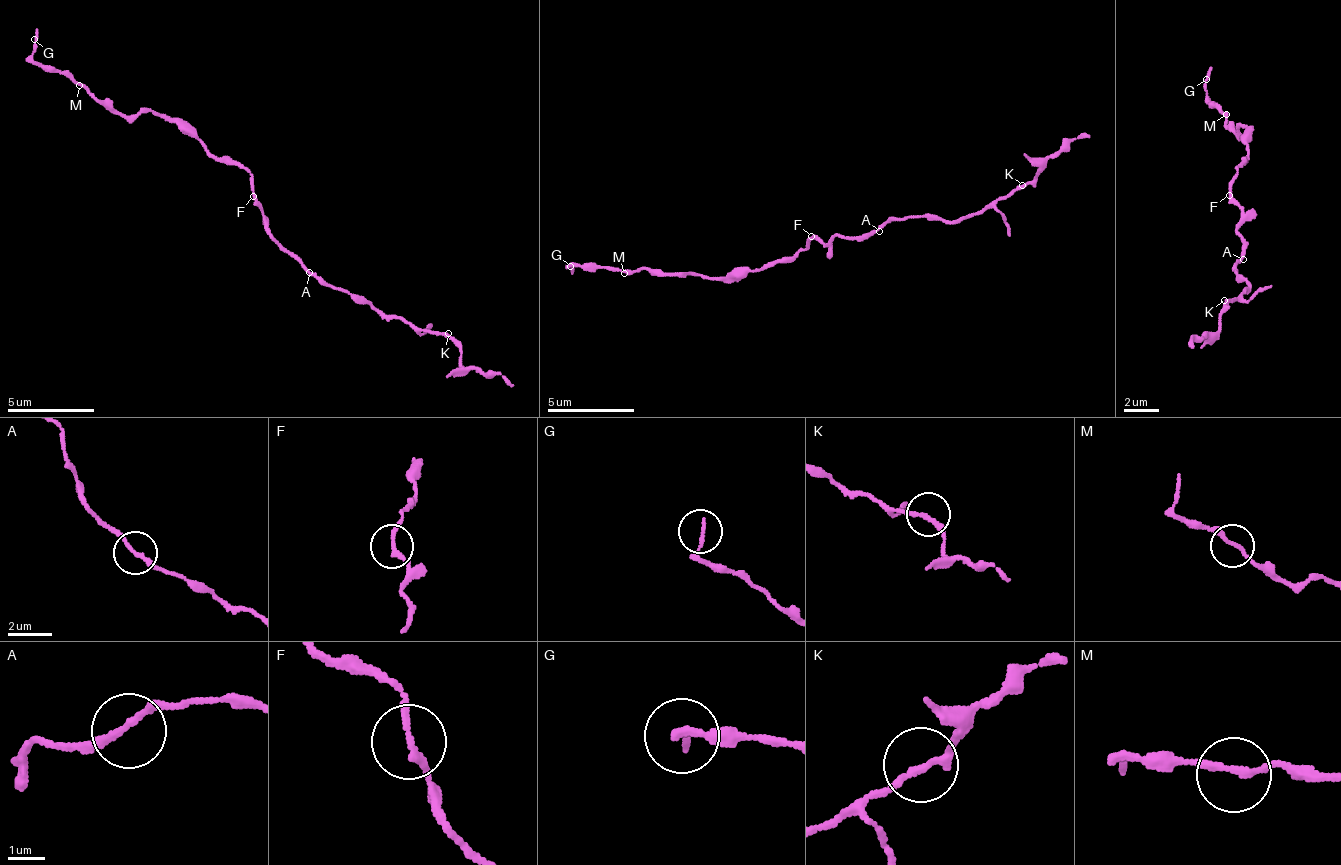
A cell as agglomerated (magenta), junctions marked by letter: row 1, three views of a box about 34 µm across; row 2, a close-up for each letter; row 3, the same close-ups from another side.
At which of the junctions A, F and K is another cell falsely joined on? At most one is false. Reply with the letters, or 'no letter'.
no letter

